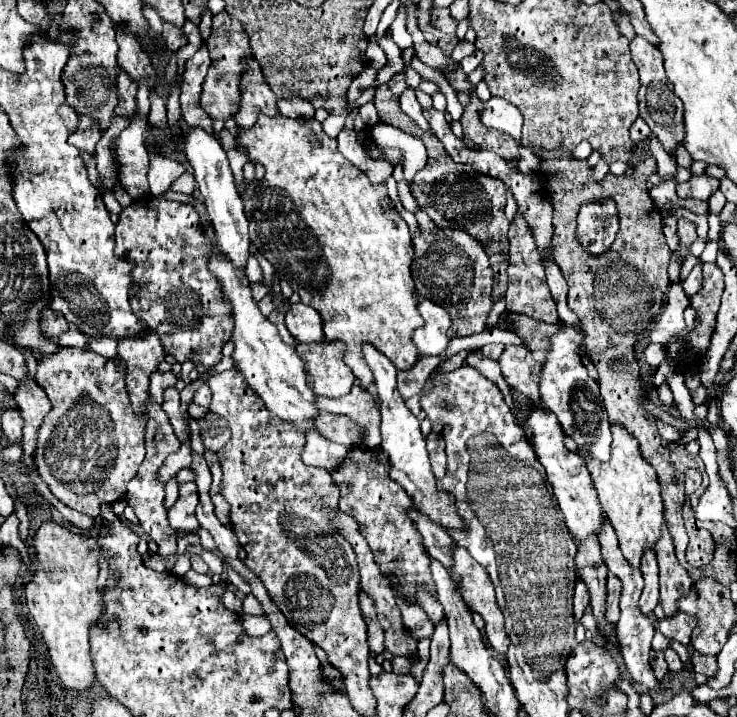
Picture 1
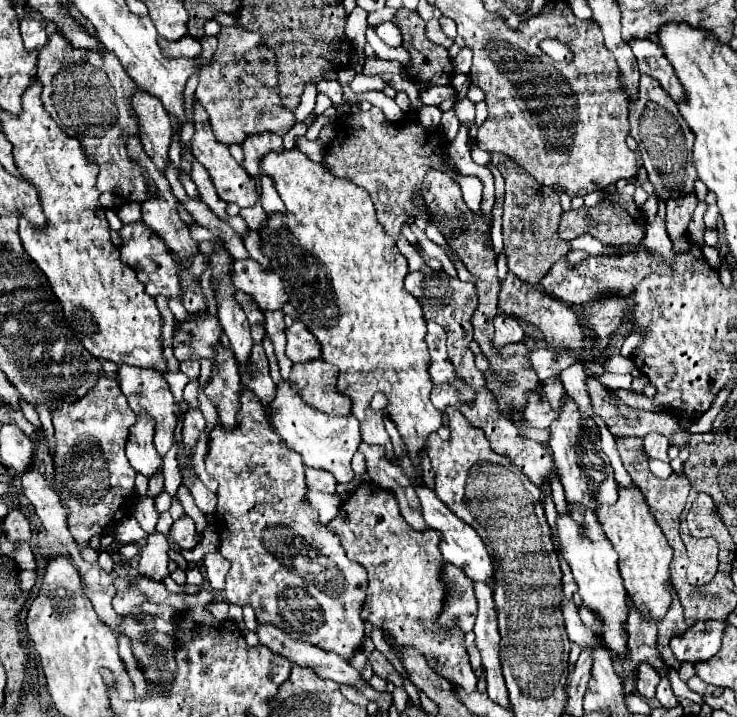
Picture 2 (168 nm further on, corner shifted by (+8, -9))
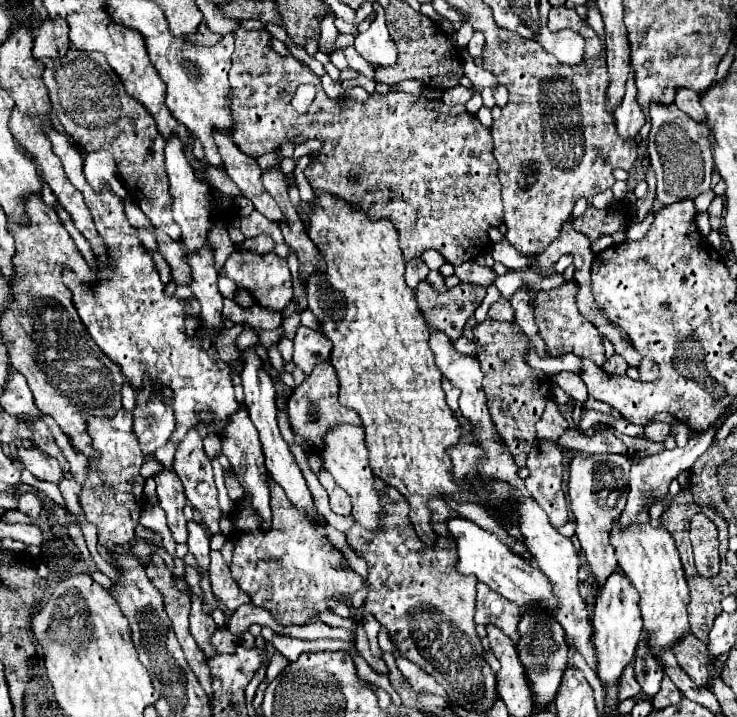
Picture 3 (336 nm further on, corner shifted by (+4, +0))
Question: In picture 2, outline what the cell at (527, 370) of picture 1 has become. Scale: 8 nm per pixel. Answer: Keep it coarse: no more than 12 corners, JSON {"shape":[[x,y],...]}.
{"shape":[[543,389],[529,397],[525,421],[535,429],[549,429],[557,413]]}

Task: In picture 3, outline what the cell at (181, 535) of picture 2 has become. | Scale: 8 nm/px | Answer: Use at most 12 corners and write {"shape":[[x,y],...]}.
{"shape":[[193,520],[187,522],[189,552],[199,568],[209,568],[209,538]]}

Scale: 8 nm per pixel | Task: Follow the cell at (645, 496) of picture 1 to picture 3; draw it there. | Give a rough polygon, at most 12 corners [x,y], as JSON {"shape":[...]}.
{"shape":[[615,520],[619,568],[639,592],[649,646],[689,632],[671,532]]}

